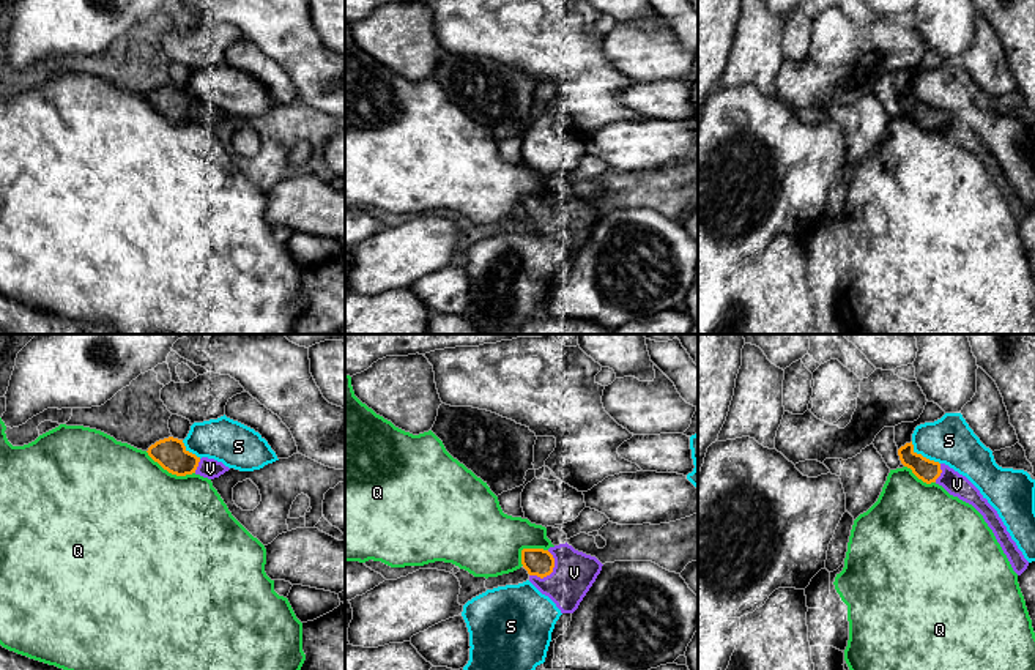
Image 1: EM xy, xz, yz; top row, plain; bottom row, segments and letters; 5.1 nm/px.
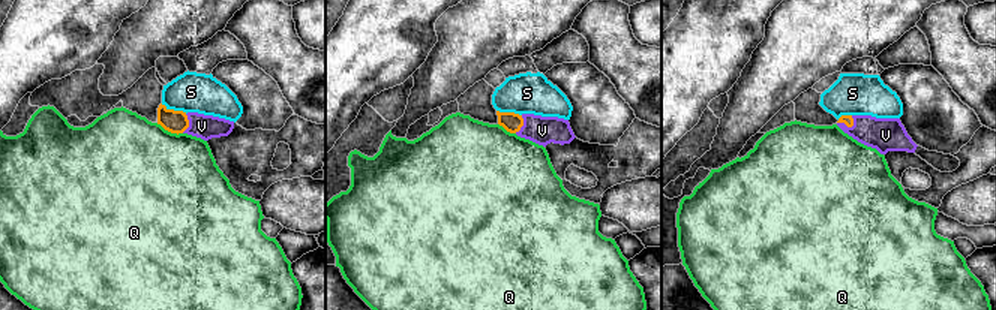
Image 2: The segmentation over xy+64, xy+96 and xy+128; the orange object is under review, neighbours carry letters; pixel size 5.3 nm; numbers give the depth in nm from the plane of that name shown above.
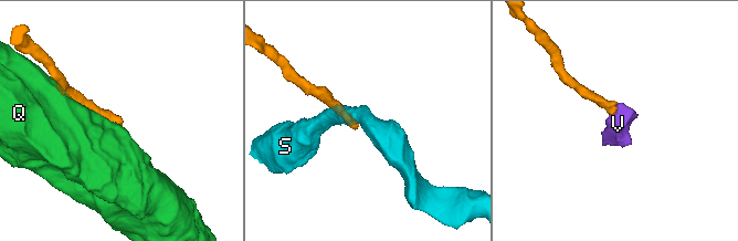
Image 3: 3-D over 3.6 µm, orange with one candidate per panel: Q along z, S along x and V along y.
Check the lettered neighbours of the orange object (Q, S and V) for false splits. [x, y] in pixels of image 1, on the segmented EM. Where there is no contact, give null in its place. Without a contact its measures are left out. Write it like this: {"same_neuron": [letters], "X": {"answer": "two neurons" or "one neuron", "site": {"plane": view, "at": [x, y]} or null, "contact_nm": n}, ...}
{"same_neuron": ["V"], "Q": {"answer": "two neurons", "site": {"plane": "xy", "at": [170, 472]}, "contact_nm": 280}, "S": {"answer": "two neurons", "site": {"plane": "yz", "at": [922, 456]}, "contact_nm": 190}, "V": {"answer": "one neuron", "site": {"plane": "xz", "at": [550, 573]}, "contact_nm": 170}}

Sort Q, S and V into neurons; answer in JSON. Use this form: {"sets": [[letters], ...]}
{"sets": [["Q"], ["S"], ["V"]]}

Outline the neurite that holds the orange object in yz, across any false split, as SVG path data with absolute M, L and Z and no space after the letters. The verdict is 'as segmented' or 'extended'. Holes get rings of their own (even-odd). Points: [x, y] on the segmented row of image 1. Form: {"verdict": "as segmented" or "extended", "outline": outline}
{"verdict": "extended", "outline": "M906 443L898 449L900 460L904 467L911 468L912 473L926 484L936 482L942 486L950 495L972 504L985 519L988 527L992 530L997 542L1007 555L1013 571L1021 575L1029 561L1011 539L1007 527L999 517L997 511L988 503L980 490L963 475L955 471L945 463L939 463L917 454L914 445Z"}

